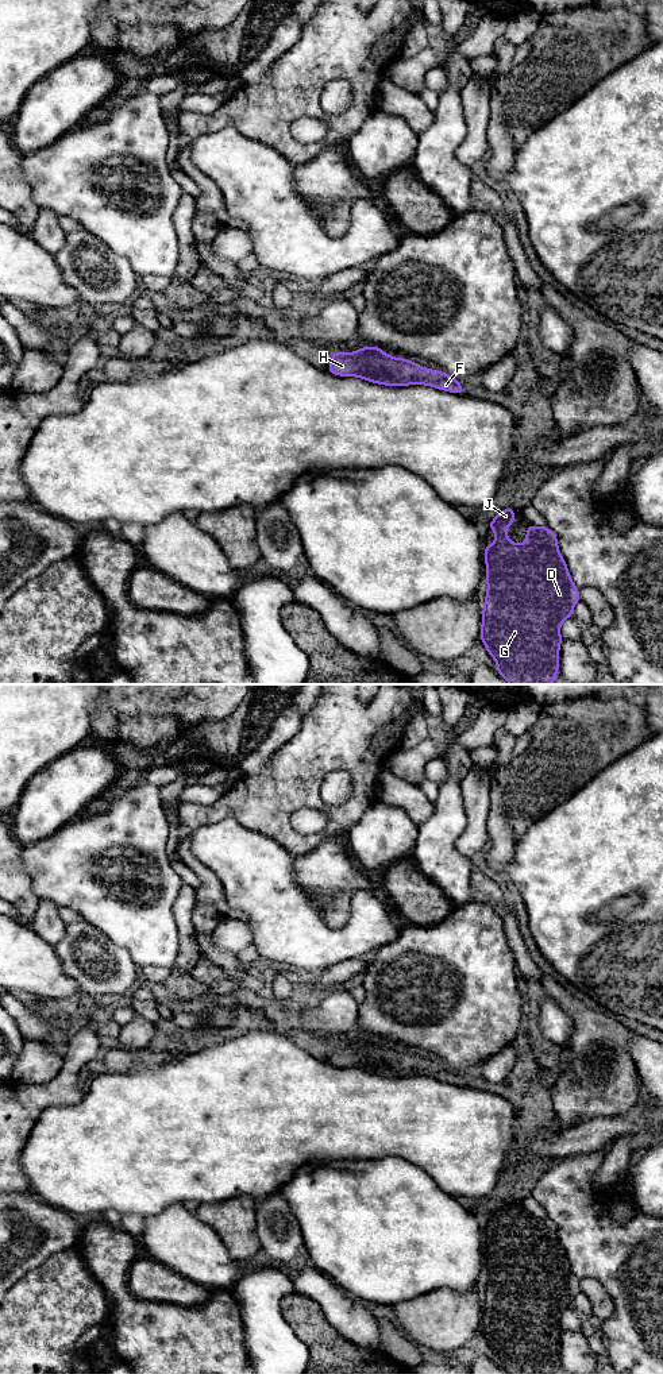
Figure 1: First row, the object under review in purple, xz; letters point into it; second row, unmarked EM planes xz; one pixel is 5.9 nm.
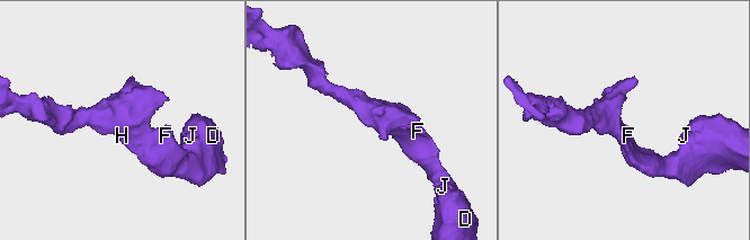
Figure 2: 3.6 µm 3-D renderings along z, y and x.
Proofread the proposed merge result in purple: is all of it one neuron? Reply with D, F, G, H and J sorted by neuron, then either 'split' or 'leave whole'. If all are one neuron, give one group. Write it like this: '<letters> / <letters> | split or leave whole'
D F G H J | leave whole

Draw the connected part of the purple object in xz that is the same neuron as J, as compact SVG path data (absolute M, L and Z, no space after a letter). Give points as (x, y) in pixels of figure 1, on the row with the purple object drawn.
M506 509L486 525L497 536L494 544L485 544L487 591L482 607L479 640L493 660L498 663L496 672L510 684L551 684L559 674L559 649L563 637L559 632L564 620L574 617L573 607L581 602L579 588L574 584L566 560L558 548L558 536L548 526L528 524L527 543L514 544L508 539L506 526L514 524L514 509Z

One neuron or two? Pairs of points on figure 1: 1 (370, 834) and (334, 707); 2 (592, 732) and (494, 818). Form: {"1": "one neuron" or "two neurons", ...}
{"1": "two neurons", "2": "two neurons"}

